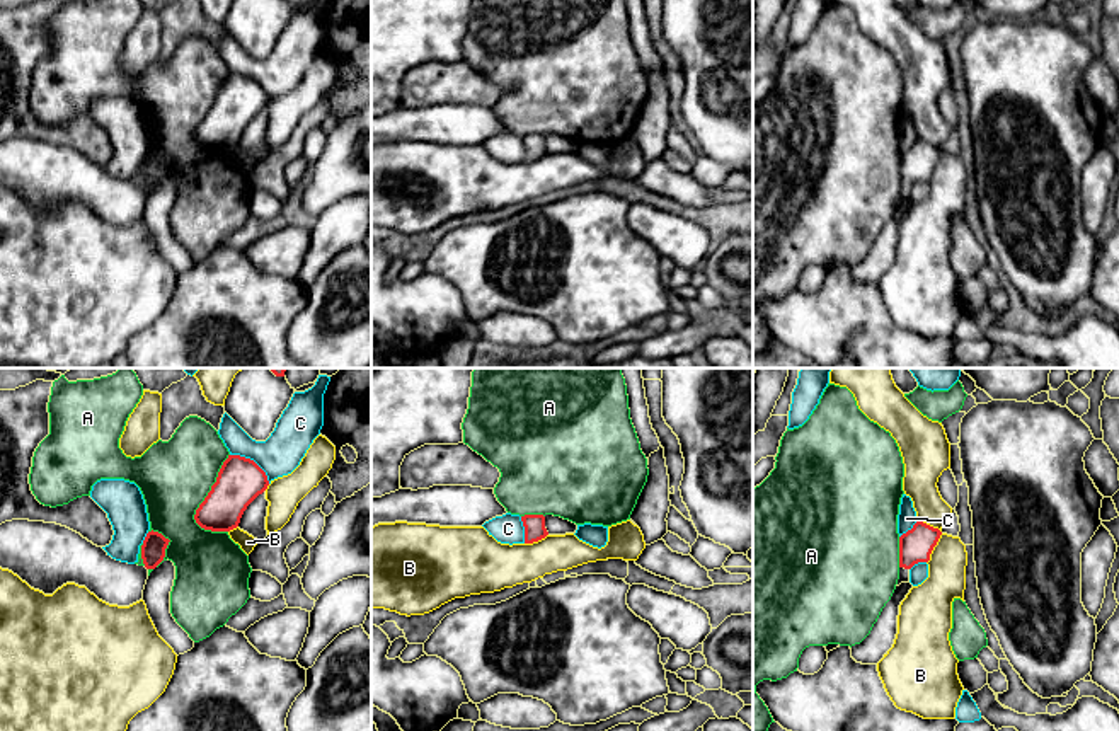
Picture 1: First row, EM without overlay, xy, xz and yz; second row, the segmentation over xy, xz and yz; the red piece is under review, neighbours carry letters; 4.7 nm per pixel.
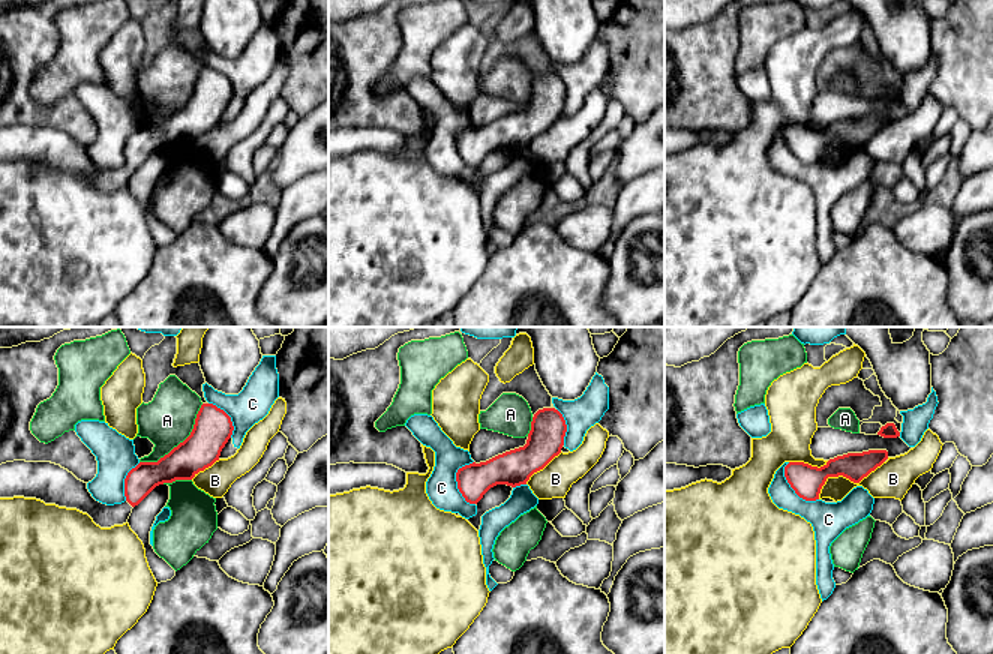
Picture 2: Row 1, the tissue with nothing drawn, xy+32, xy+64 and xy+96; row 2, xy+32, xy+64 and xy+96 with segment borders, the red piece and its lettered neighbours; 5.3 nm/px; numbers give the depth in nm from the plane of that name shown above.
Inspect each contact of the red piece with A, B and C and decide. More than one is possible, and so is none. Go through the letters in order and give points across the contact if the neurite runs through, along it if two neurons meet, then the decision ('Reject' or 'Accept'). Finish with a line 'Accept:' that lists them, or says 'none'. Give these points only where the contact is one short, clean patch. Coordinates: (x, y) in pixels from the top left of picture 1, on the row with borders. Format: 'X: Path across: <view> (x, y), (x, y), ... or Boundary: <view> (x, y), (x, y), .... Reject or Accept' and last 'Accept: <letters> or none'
A: Reject
B: Reject
C: Reject
Accept: none

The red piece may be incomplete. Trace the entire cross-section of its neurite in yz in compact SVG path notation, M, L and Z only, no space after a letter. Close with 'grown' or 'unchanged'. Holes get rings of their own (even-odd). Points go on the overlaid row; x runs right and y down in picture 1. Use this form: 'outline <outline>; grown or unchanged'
outline M916 521L911 530L899 537L899 579L896 586L910 583L910 569L915 564L930 561L940 535L938 528Z; grown

